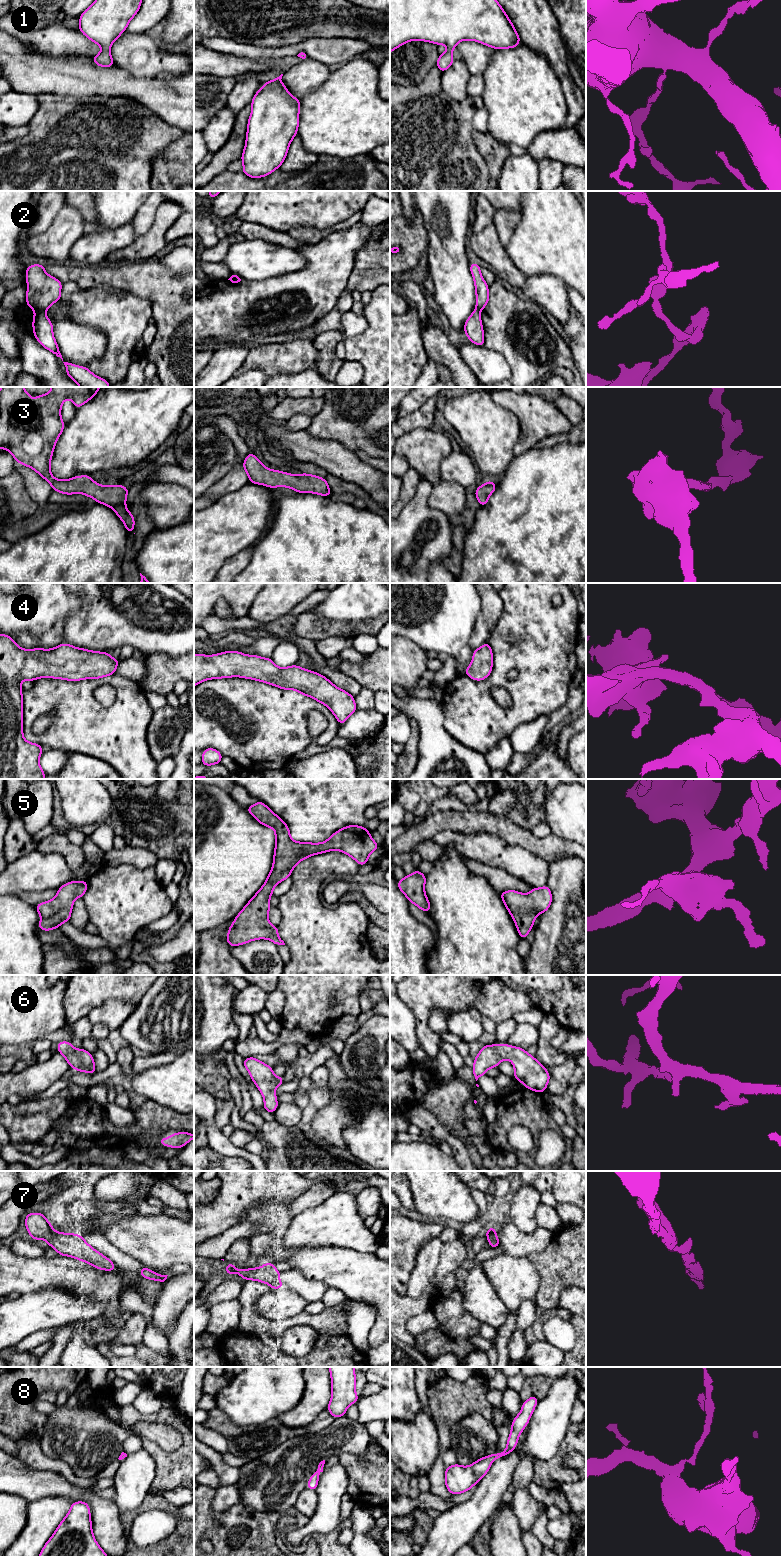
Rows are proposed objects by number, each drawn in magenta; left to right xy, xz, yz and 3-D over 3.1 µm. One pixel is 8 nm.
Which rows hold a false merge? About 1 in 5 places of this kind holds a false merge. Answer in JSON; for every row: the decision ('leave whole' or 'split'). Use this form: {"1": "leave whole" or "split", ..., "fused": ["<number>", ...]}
{"1": "leave whole", "2": "split", "3": "leave whole", "4": "leave whole", "5": "leave whole", "6": "leave whole", "7": "leave whole", "8": "leave whole", "fused": ["2"]}

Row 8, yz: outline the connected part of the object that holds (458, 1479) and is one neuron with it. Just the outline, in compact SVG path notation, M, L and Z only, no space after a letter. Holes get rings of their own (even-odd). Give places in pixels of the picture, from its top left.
M532 1395L527 1399L521 1408L521 1412L514 1418L511 1425L511 1432L507 1440L507 1447L501 1453L493 1453L472 1463L469 1466L461 1466L458 1463L446 1466L445 1485L452 1495L457 1495L470 1490L489 1471L494 1459L502 1458L511 1453L517 1446L518 1438L531 1418L538 1399Z

